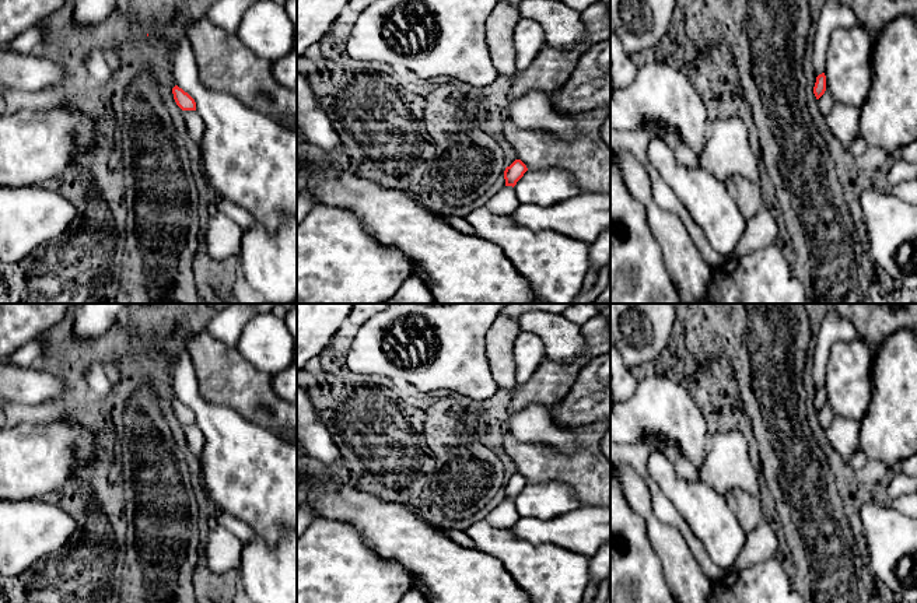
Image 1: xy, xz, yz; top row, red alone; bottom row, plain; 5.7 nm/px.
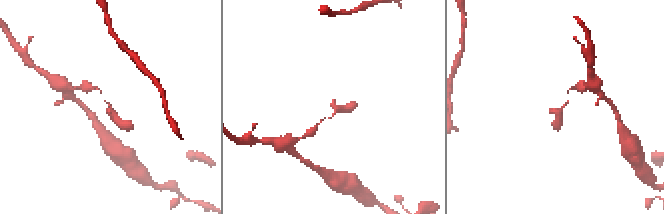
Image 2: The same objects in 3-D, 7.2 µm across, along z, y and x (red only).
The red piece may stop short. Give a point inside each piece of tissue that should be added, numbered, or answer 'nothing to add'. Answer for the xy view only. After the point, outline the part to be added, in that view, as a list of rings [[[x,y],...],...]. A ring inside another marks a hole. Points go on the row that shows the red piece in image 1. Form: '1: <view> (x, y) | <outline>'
1: xy (195, 125) | [[[182,111],[182,116],[186,123],[189,139],[193,140],[197,144],[197,147],[200,148],[203,134],[206,130],[203,119],[197,113],[197,111]]]

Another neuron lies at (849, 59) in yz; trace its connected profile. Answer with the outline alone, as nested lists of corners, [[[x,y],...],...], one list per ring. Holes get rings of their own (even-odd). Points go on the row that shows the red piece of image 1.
[[[860,24],[832,32],[823,73],[833,101],[858,108],[865,102],[872,84],[874,39]]]

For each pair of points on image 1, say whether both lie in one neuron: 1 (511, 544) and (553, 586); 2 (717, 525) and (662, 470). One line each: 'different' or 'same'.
1: same
2: same

